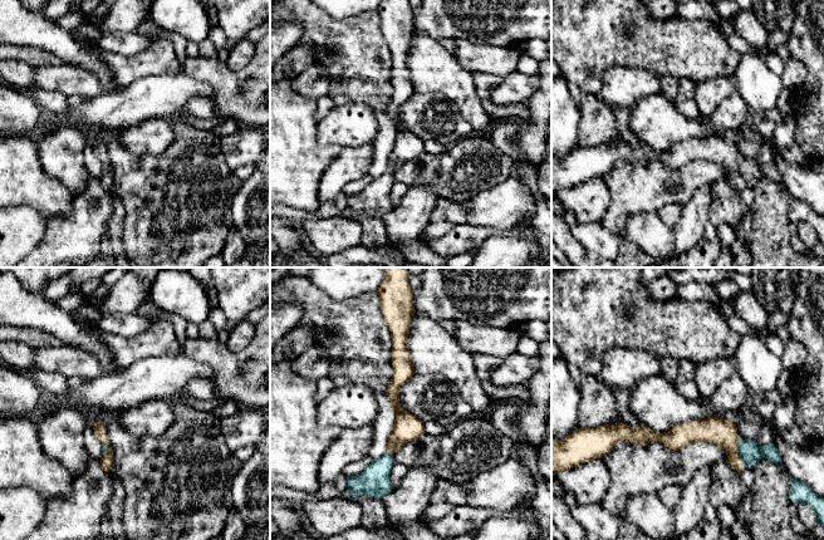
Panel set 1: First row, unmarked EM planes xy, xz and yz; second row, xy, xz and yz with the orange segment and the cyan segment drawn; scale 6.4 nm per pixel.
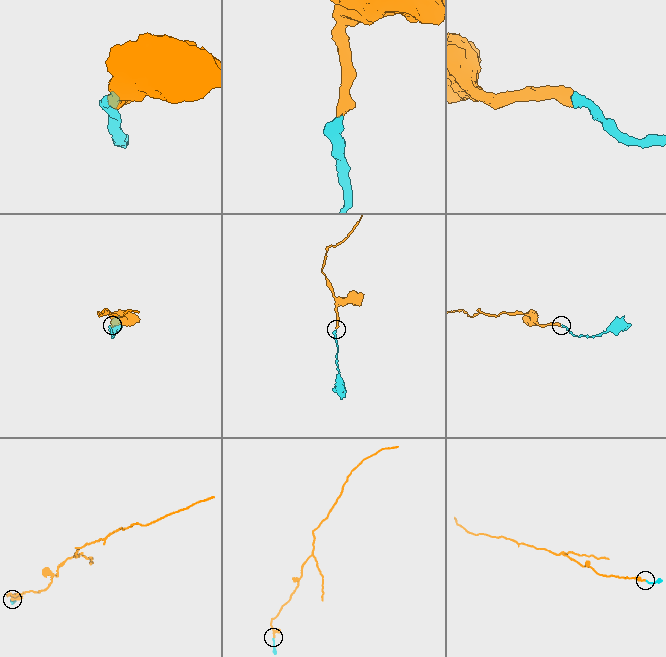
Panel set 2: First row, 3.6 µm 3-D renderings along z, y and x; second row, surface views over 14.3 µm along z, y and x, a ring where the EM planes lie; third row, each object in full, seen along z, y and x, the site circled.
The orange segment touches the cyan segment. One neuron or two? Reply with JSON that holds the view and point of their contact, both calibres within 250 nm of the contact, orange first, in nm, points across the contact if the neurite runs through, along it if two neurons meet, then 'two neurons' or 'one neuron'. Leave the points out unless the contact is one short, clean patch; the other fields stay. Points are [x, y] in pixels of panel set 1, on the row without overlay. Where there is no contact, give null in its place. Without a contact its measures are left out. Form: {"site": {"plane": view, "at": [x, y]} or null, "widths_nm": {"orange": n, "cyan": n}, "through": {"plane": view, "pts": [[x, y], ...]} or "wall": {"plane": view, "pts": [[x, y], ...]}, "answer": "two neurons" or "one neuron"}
{"site": {"plane": "yz", "at": [737, 172]}, "widths_nm": {"orange": 180, "cyan": 140}, "through": {"plane": "yz", "pts": [[714, 148], [737, 172], [750, 171]]}, "answer": "one neuron"}

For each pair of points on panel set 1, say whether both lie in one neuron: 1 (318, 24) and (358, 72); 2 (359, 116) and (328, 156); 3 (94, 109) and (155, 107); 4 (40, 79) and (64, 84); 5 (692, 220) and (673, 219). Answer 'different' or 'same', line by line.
1: same
2: different
3: same
4: same
5: different

